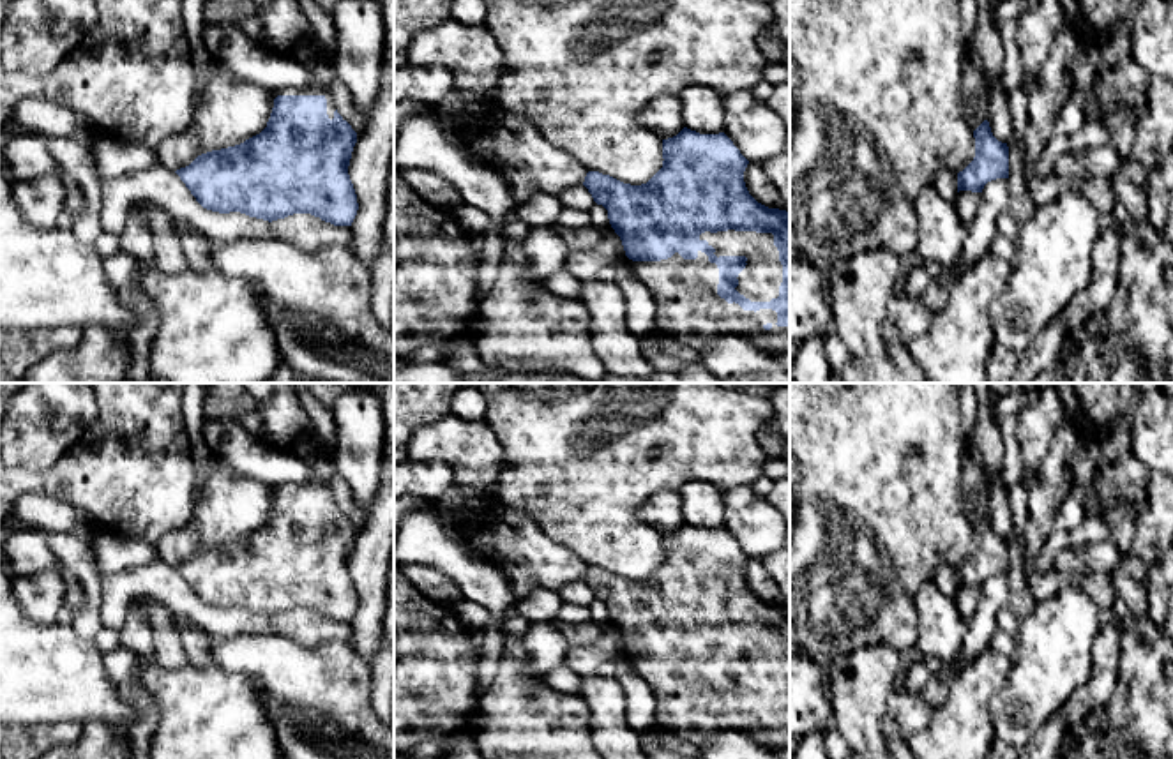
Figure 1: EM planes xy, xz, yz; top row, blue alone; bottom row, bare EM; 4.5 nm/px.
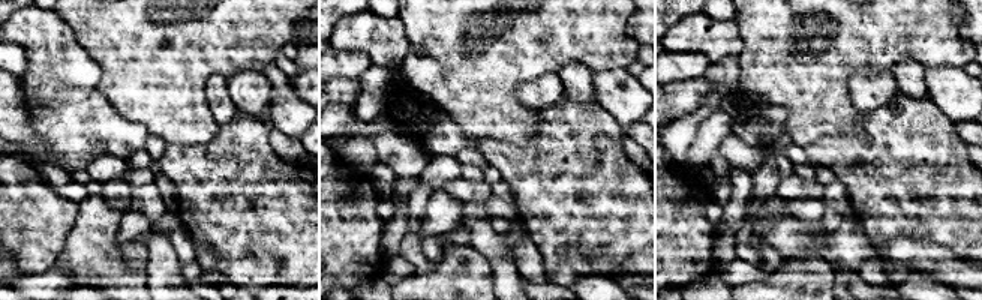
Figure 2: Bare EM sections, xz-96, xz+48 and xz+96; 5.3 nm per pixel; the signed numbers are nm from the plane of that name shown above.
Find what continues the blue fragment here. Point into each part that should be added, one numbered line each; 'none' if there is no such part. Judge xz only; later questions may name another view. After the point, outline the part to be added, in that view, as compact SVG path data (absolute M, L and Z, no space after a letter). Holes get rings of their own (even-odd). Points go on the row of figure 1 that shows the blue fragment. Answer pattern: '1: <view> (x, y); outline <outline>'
1: xz (760, 279); outline M705 231L700 240L707 240L715 249L715 256L745 256L747 265L738 274L740 295L751 302L770 302L779 297L779 286L783 282L783 265L779 261L779 251L774 245L772 233L756 231Z

